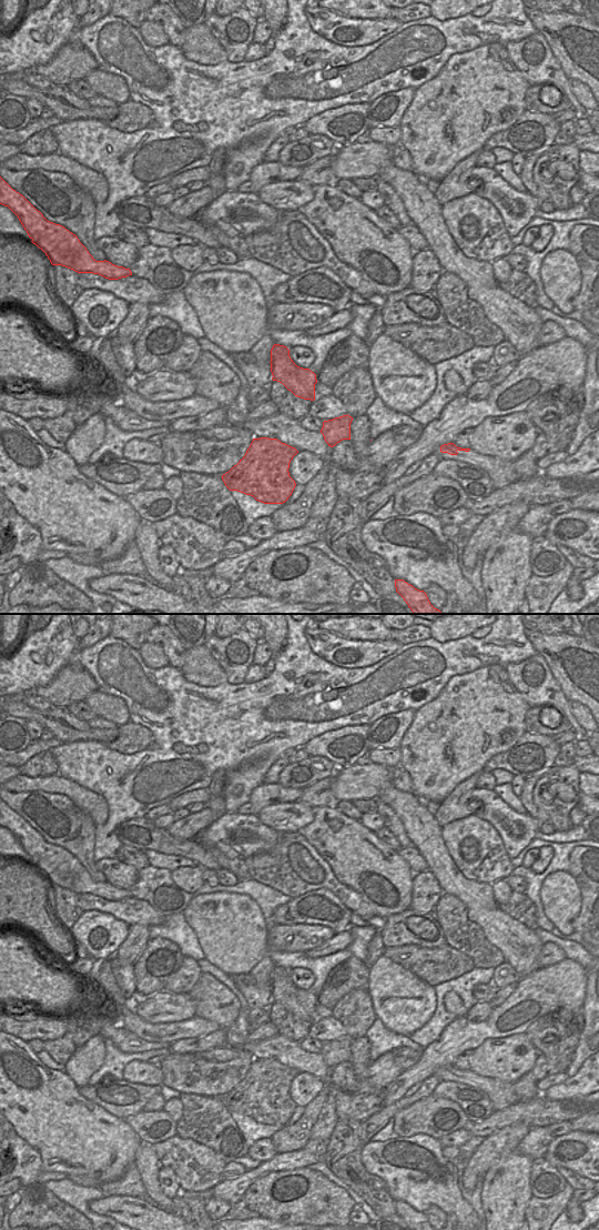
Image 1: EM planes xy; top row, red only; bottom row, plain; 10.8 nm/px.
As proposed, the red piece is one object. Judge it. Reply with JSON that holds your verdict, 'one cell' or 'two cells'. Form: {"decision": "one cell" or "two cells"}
{"decision": "two cells"}

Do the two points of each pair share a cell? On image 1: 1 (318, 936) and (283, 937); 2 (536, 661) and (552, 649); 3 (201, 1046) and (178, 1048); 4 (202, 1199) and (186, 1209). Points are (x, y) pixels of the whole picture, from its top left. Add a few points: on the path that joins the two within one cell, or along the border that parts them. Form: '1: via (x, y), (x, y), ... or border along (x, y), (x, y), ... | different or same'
1: via (310, 935), (297, 936), (292, 933) | same
2: border along (537, 652), (544, 658), (555, 678) | different
3: via (195, 1046), (183, 1047) | same
4: via (199, 1200), (190, 1206) | same

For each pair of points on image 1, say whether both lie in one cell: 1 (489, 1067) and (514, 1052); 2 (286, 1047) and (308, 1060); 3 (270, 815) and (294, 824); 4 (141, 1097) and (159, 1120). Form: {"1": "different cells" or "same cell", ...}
{"1": "same cell", "2": "same cell", "3": "same cell", "4": "different cells"}

